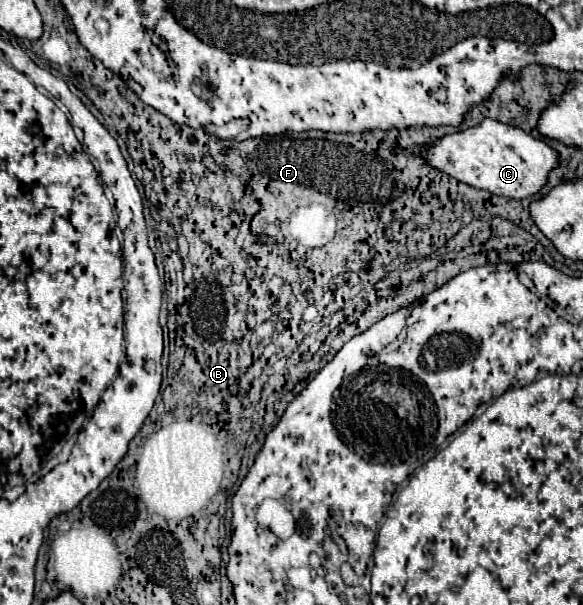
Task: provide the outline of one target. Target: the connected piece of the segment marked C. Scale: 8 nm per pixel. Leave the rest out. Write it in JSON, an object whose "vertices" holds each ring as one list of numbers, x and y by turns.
{"vertices":[[486,118,480,126,444,136,434,146,426,148,422,156,430,166,436,166,468,186,512,200,524,200,540,192,548,182,548,174,560,164,560,154,544,140,492,118]]}

